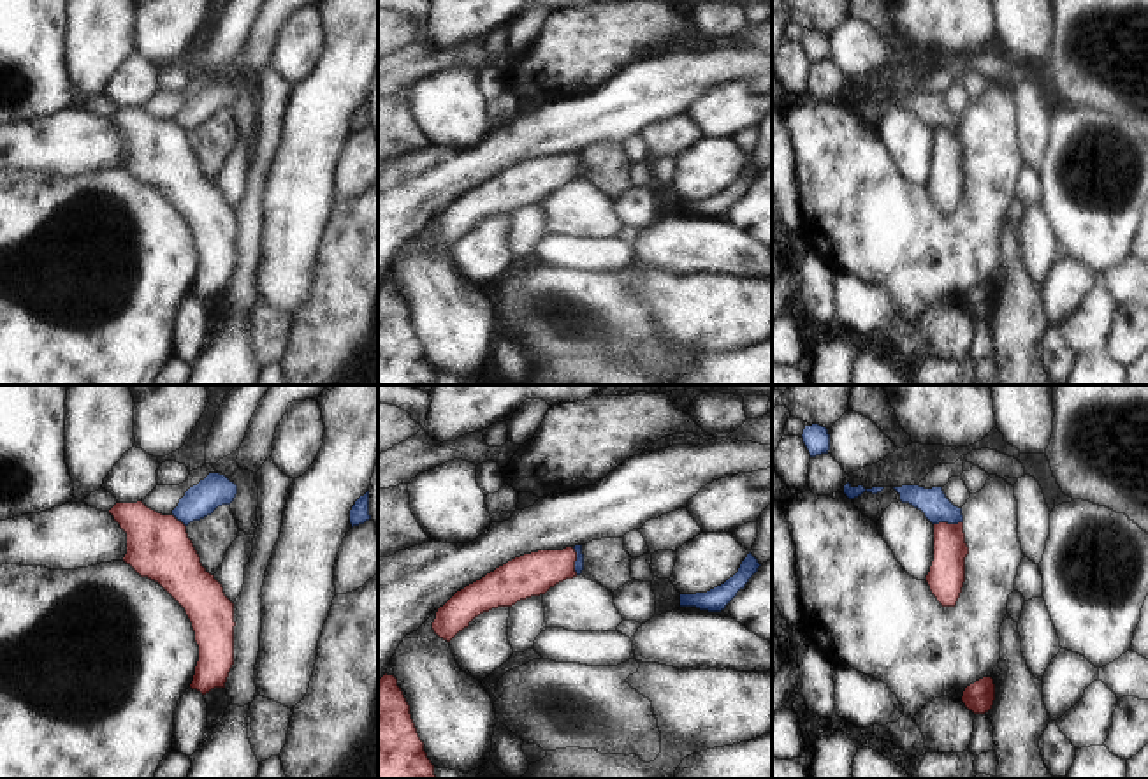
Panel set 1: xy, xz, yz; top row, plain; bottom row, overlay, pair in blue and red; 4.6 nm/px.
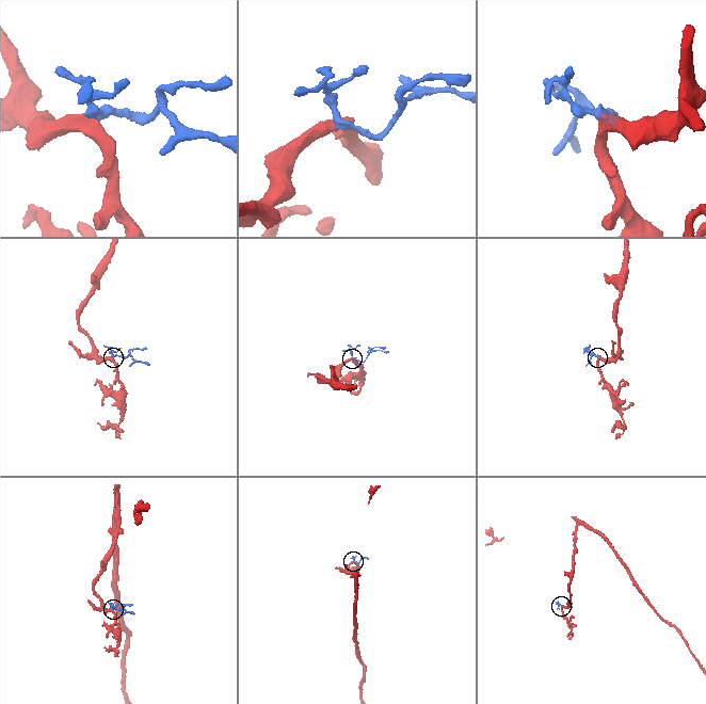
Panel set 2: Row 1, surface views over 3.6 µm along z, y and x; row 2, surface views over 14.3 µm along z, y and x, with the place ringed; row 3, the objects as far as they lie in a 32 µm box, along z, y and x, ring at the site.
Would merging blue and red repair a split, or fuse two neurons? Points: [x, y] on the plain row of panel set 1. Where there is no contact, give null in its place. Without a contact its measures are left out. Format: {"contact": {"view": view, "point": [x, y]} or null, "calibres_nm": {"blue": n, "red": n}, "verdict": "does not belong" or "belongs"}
{"contact": {"view": "yz", "point": [948, 129]}, "calibres_nm": {"blue": 130, "red": 170}, "verdict": "does not belong"}

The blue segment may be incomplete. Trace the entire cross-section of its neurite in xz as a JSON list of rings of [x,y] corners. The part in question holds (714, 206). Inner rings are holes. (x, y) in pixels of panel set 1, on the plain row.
[[[749,158],[742,167],[738,178],[730,183],[724,190],[696,200],[680,200],[680,213],[696,213],[700,216],[721,218],[737,202],[740,195],[745,193],[749,185],[758,178],[761,171]]]

